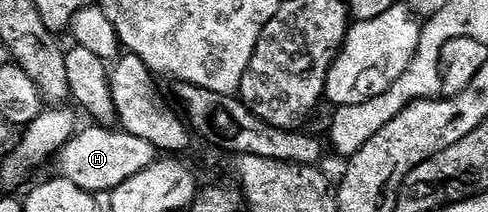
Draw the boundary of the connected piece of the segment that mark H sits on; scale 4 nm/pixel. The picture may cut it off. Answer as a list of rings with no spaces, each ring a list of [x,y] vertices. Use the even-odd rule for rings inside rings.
[[[111,126],[90,127],[84,132],[83,129],[76,131],[71,141],[63,145],[63,149],[57,153],[58,175],[62,179],[73,182],[92,194],[110,194],[117,186],[121,186],[121,182],[133,178],[133,174],[141,174],[141,170],[155,163],[157,149],[145,142],[145,138],[137,138]]]

